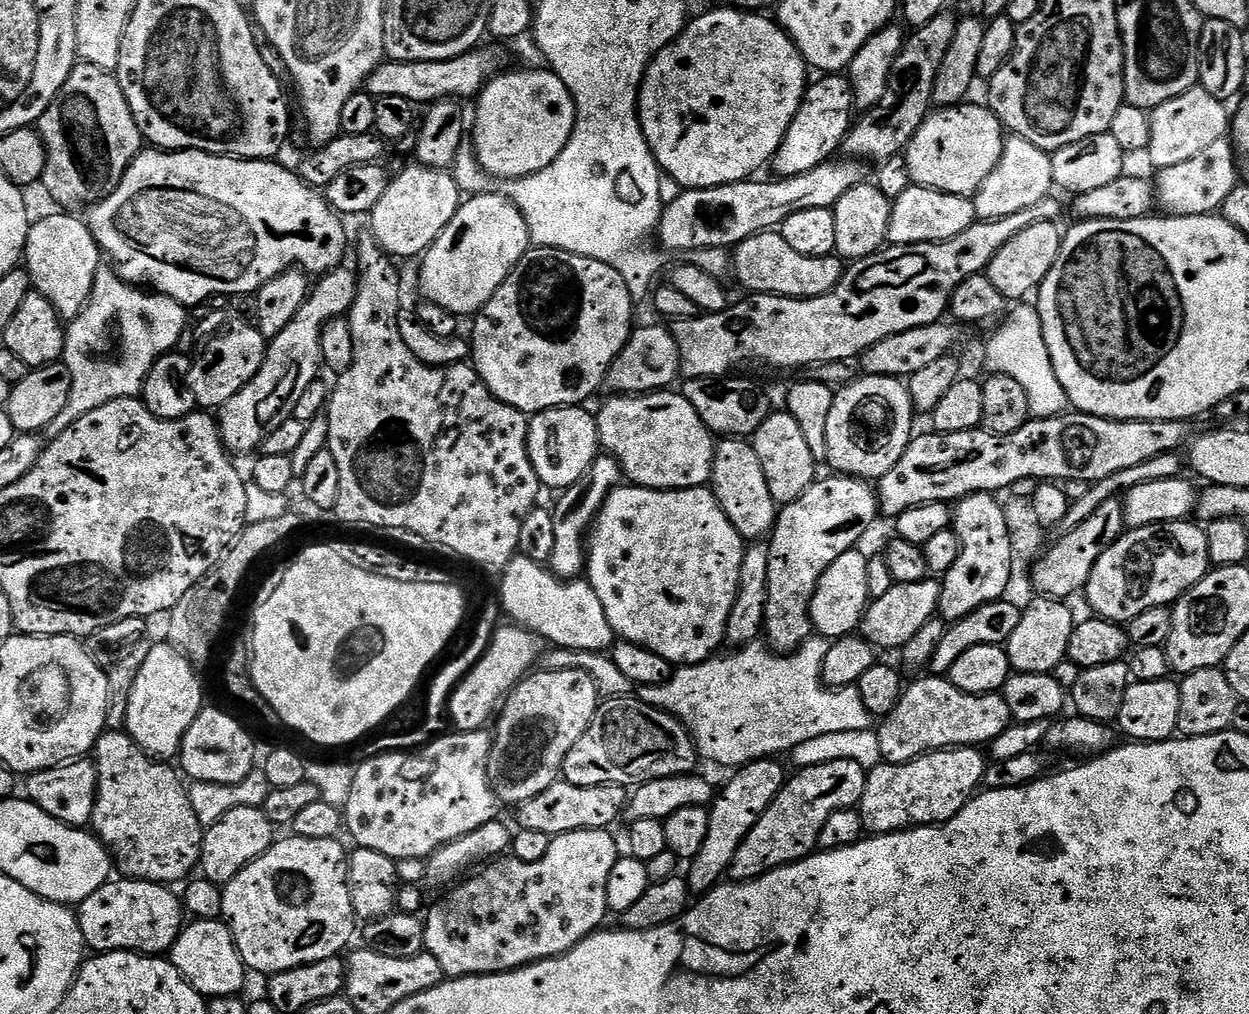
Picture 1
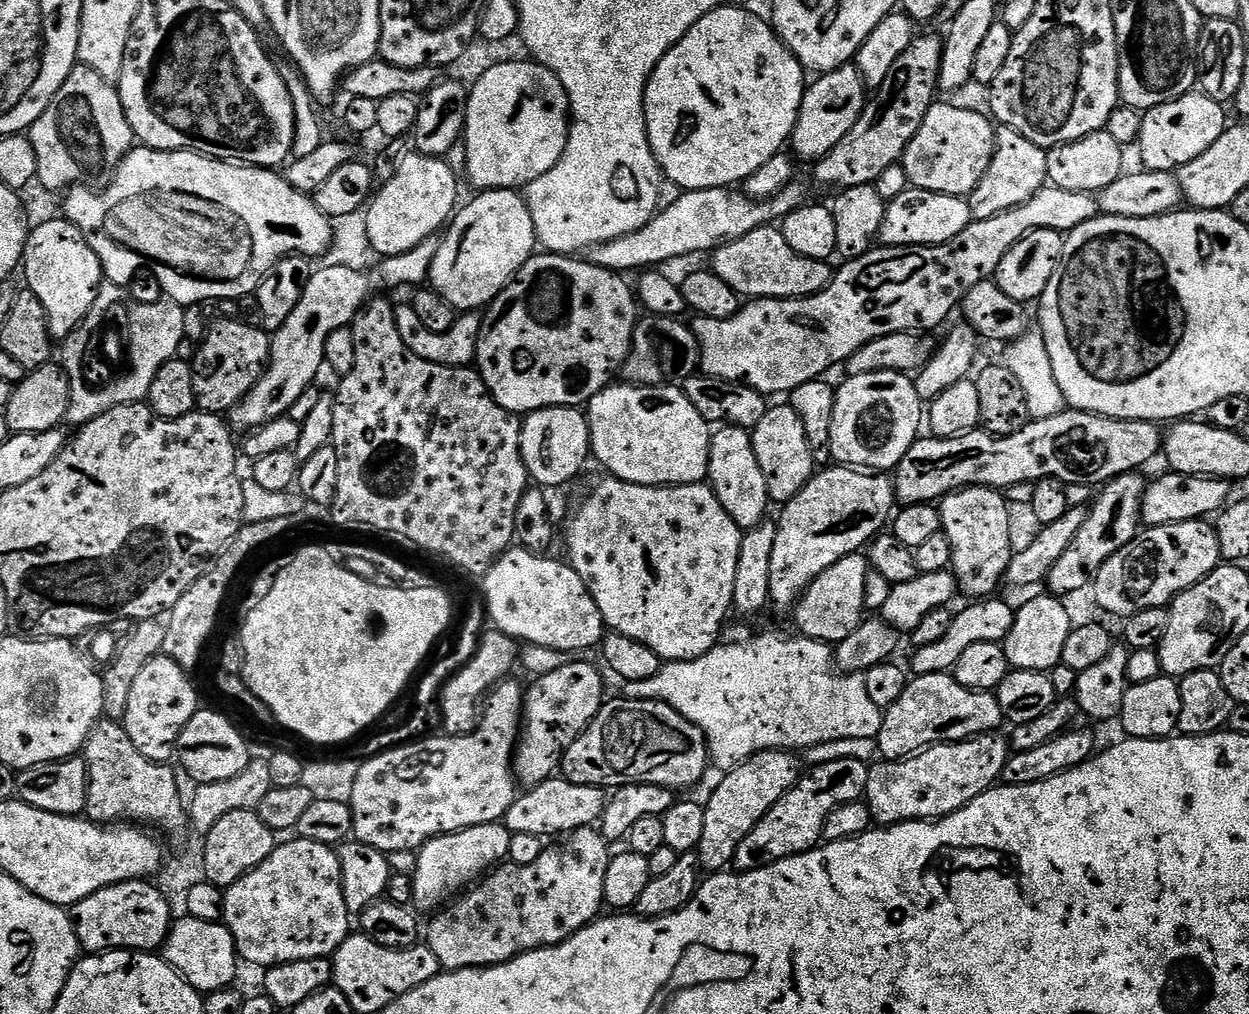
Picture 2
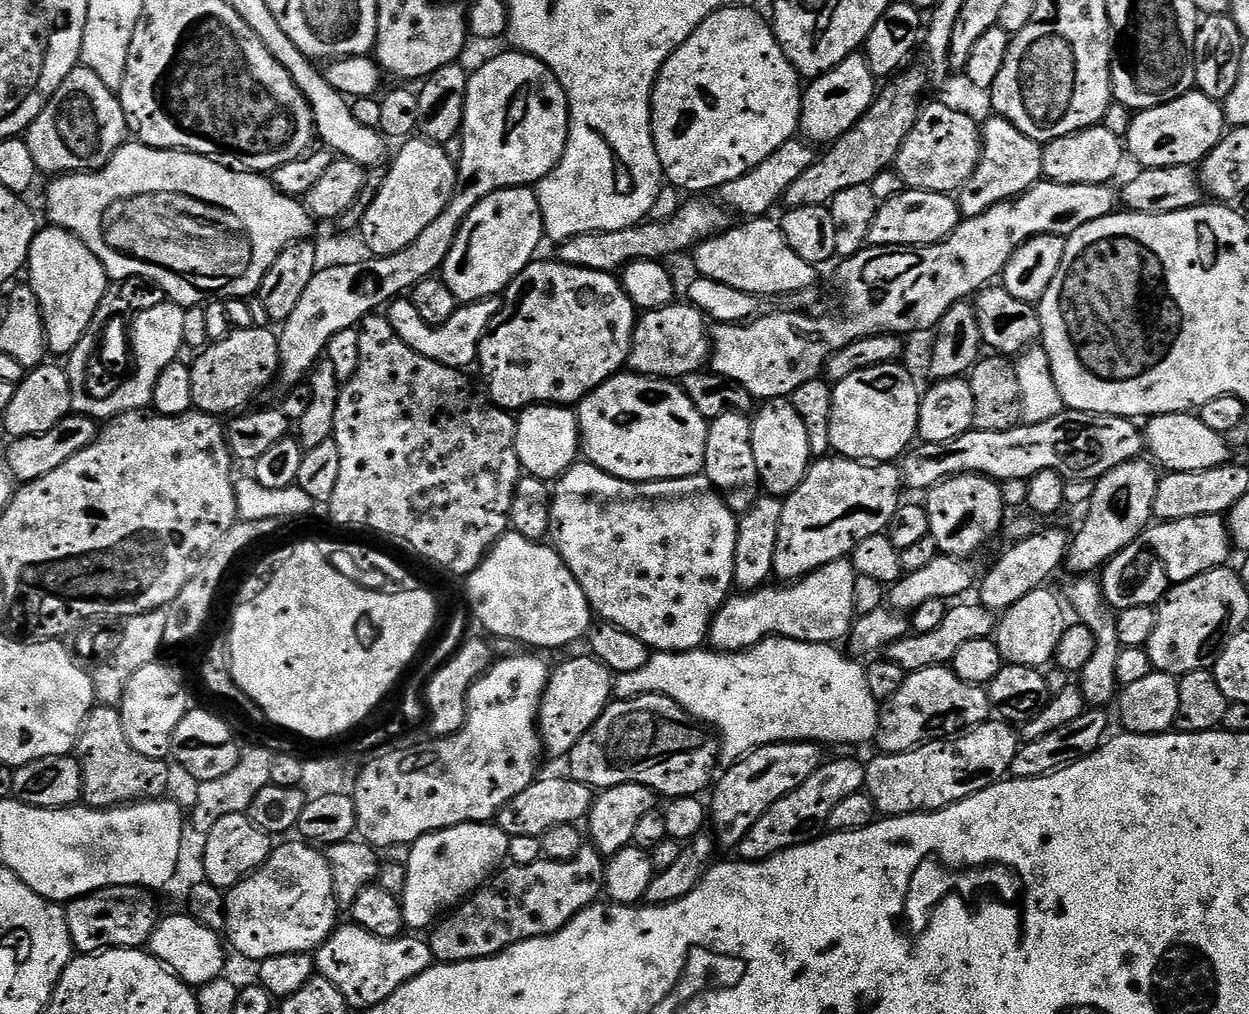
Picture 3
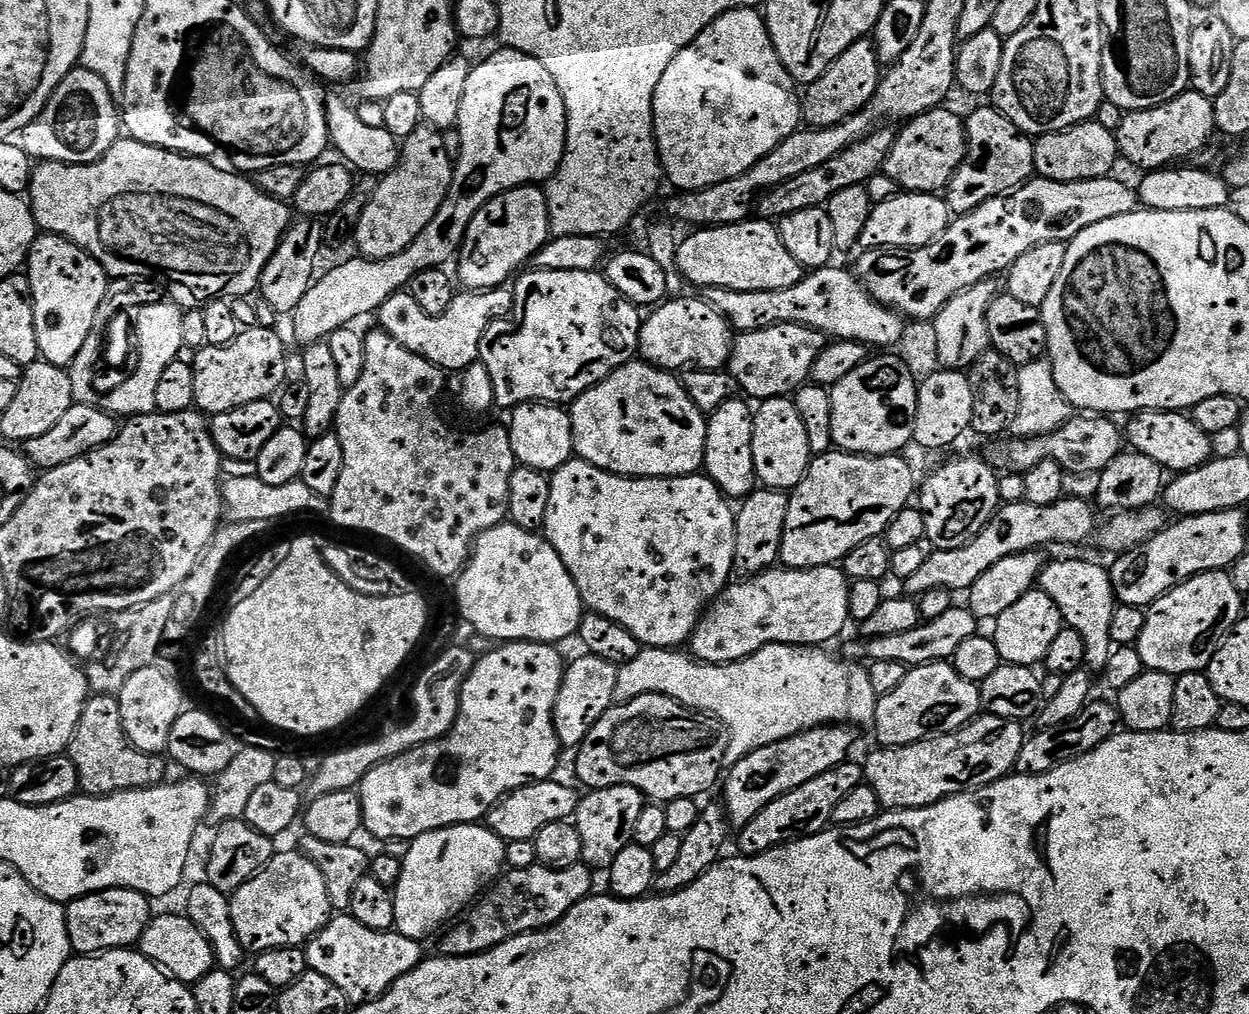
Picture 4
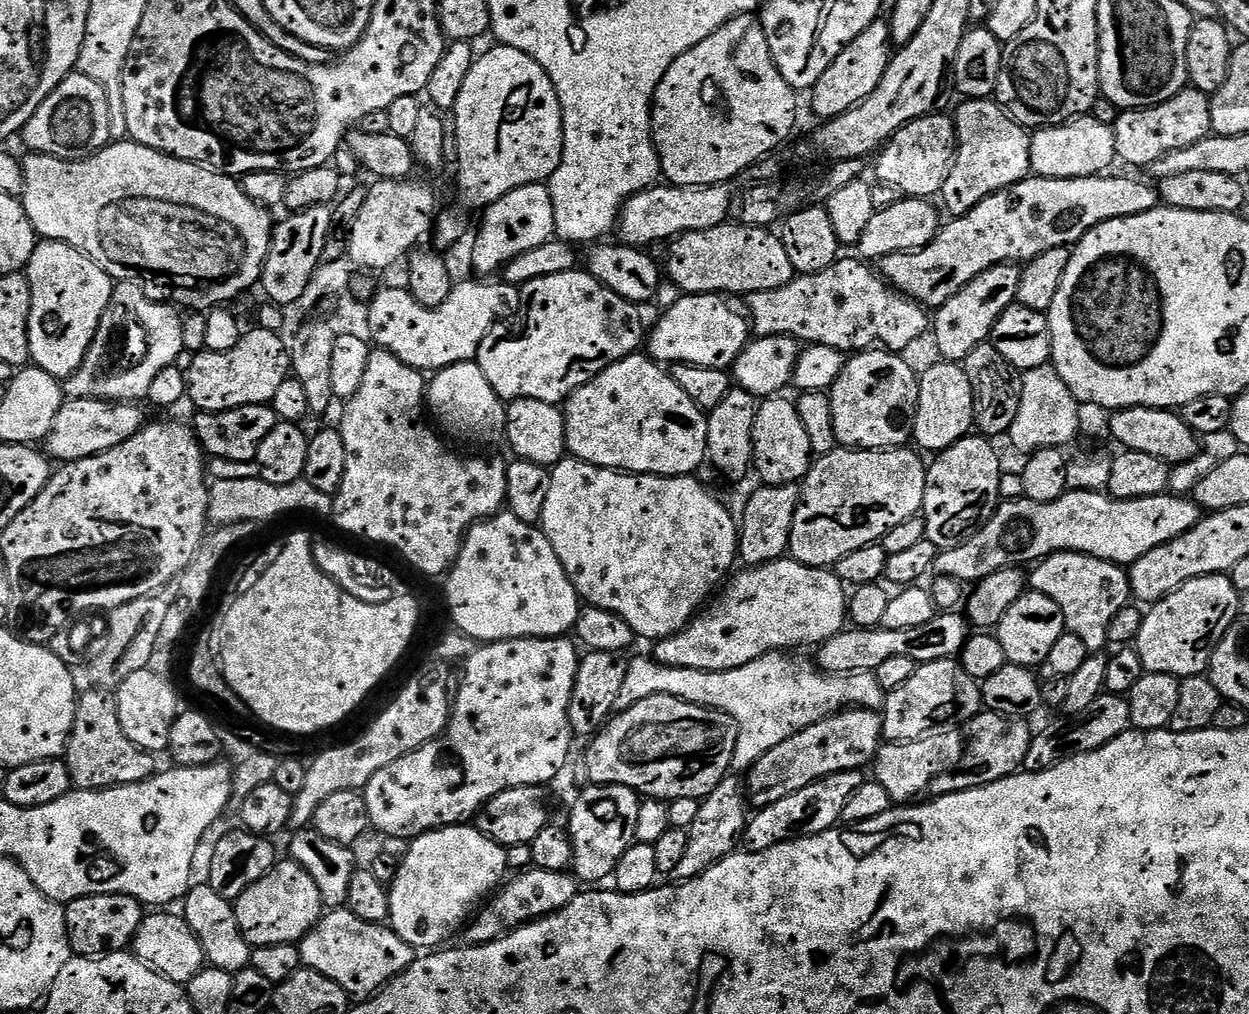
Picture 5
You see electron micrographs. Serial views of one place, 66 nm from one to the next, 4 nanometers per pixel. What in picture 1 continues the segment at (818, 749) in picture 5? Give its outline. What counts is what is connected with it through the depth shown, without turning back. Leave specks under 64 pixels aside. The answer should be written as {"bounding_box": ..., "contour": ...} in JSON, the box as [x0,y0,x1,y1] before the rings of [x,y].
{"bounding_box":[686,758,786,898],"contour":[[[776,758],[753,760],[743,768],[733,771],[724,789],[719,789],[718,795],[708,808],[708,829],[706,842],[702,842],[702,850],[692,857],[687,865],[686,879],[688,890],[693,897],[699,898],[705,892],[716,887],[728,876],[730,862],[734,862],[734,854],[738,854],[738,846],[750,834],[750,830],[762,818],[762,814],[774,802],[774,798],[784,789],[786,771]]]}

